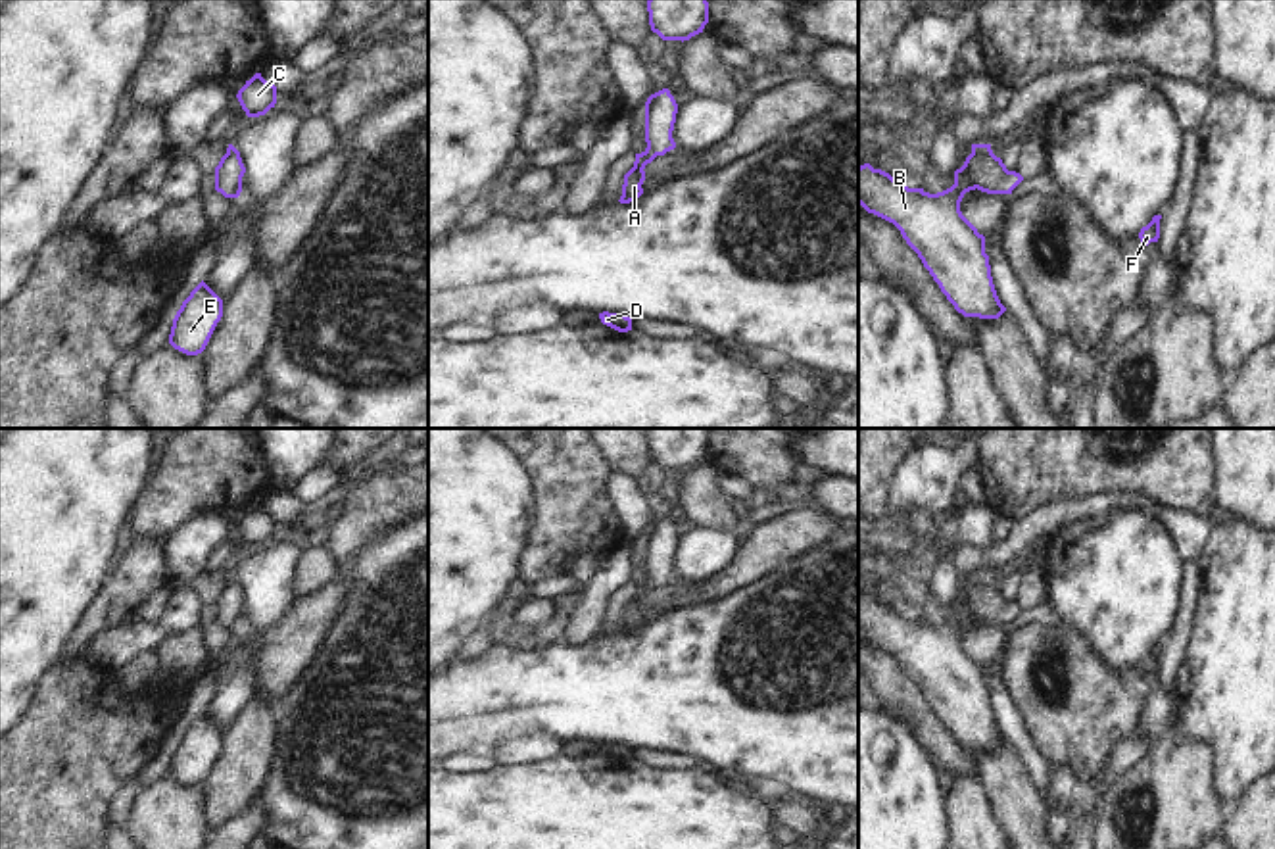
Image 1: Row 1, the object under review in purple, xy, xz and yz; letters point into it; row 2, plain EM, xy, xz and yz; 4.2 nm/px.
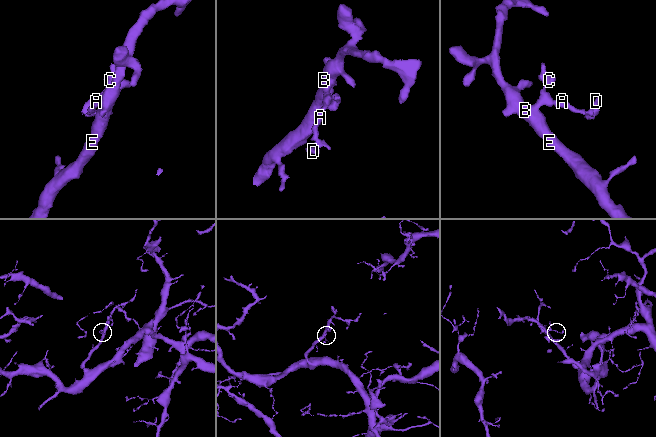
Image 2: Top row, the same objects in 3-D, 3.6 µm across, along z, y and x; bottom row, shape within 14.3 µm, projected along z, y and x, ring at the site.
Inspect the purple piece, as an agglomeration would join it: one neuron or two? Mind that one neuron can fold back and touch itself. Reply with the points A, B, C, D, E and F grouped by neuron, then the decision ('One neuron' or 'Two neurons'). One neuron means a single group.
Groups: A B C D E F. One neuron

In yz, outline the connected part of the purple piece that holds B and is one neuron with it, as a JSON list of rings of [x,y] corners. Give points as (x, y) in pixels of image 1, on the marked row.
[[[972,144],[972,154],[954,171],[954,184],[937,194],[908,188],[870,163],[860,165],[858,204],[901,230],[958,313],[998,319],[1006,307],[993,284],[985,236],[962,215],[960,202],[975,188],[1012,194],[1022,181],[993,154],[991,144]]]

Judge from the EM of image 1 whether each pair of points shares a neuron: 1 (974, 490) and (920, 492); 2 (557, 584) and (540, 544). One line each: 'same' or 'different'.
1: different
2: different

